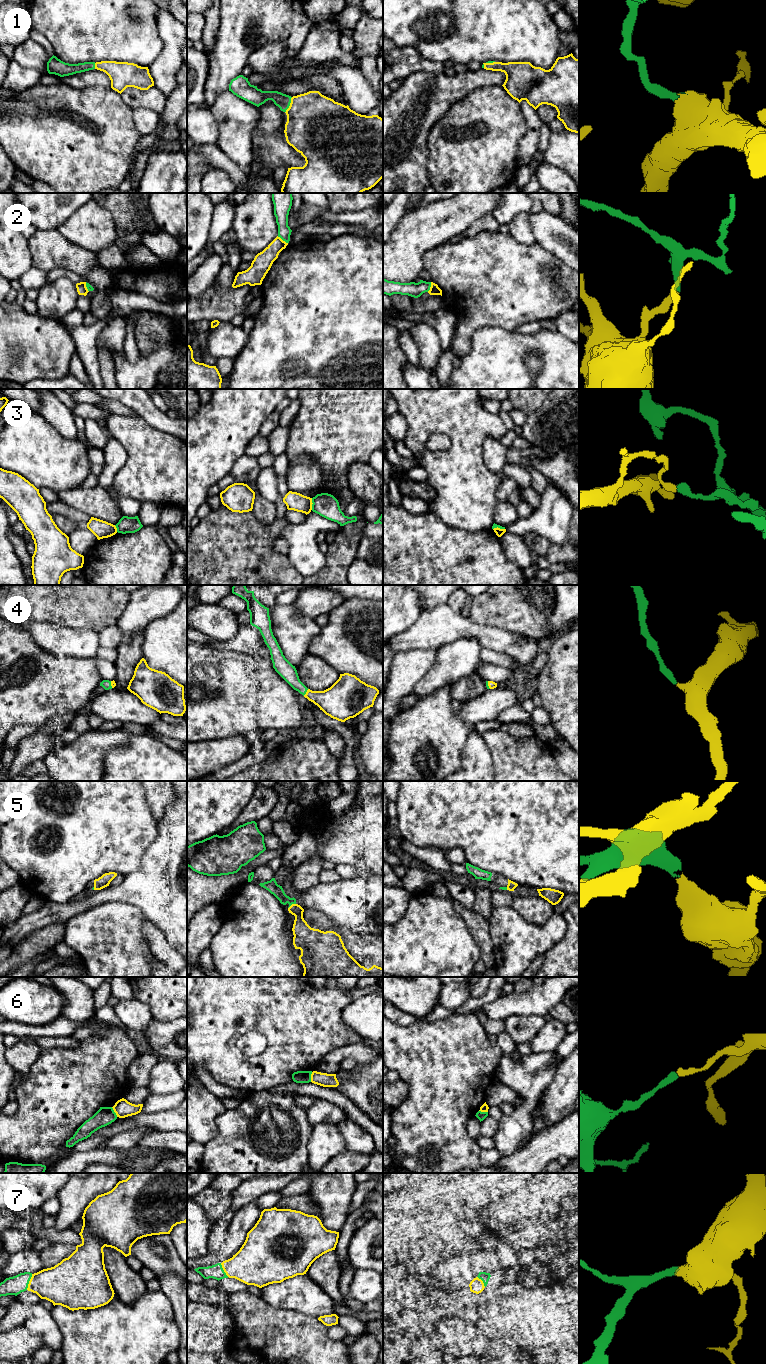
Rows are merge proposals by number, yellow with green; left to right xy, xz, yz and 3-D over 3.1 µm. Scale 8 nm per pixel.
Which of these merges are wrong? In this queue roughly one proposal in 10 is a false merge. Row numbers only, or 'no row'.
2, 3, 6

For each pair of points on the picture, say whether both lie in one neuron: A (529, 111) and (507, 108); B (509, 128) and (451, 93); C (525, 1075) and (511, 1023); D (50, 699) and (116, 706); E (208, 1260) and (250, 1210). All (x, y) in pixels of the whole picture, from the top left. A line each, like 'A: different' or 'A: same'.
A: different
B: different
C: different
D: different
E: same

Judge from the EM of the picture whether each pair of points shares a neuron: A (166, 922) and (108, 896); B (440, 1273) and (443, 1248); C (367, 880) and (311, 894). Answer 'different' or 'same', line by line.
A: same
B: different
C: same

